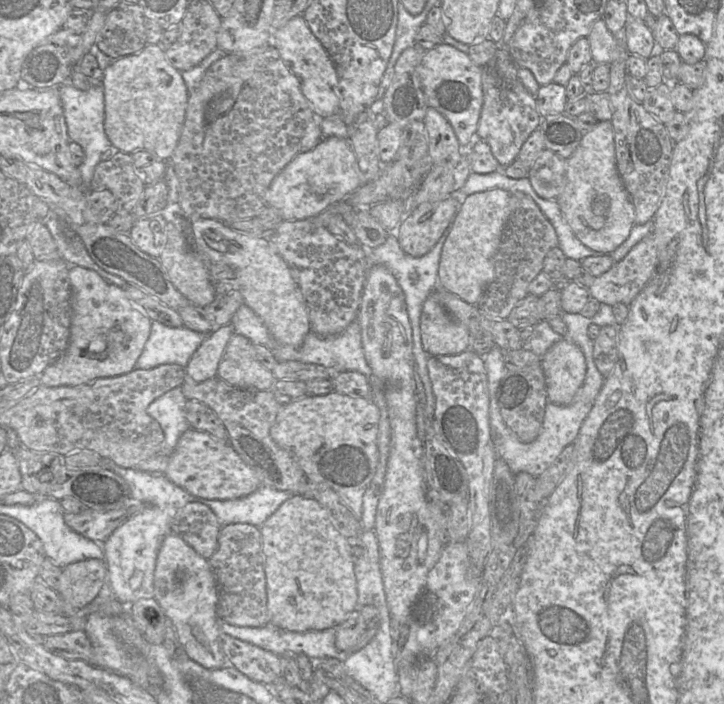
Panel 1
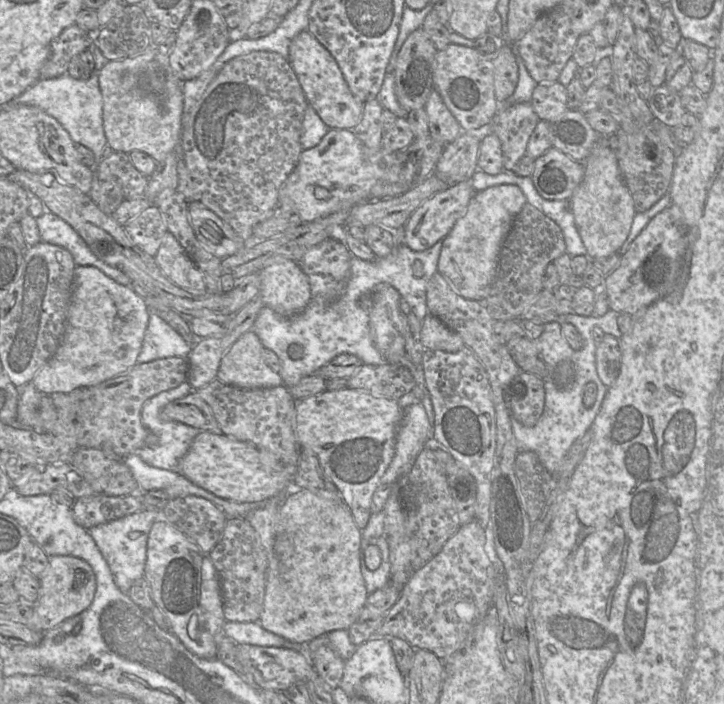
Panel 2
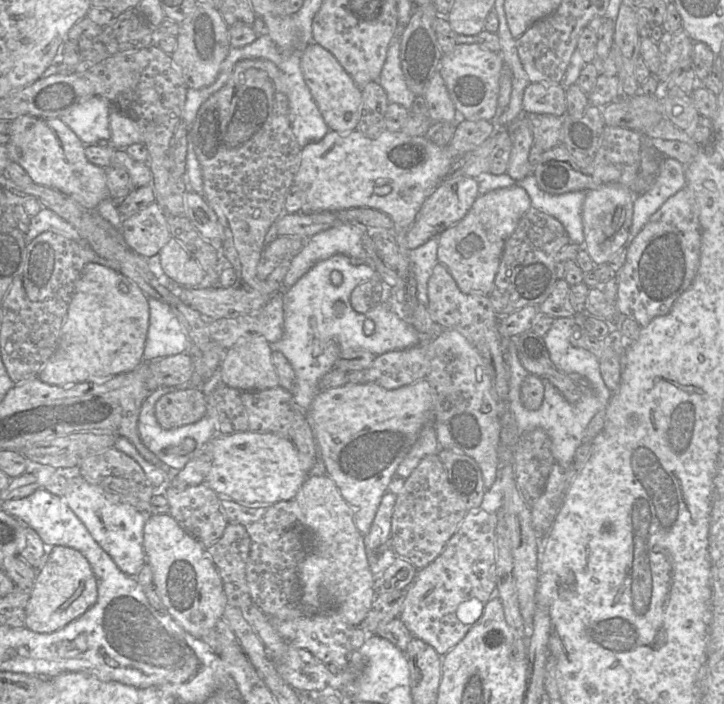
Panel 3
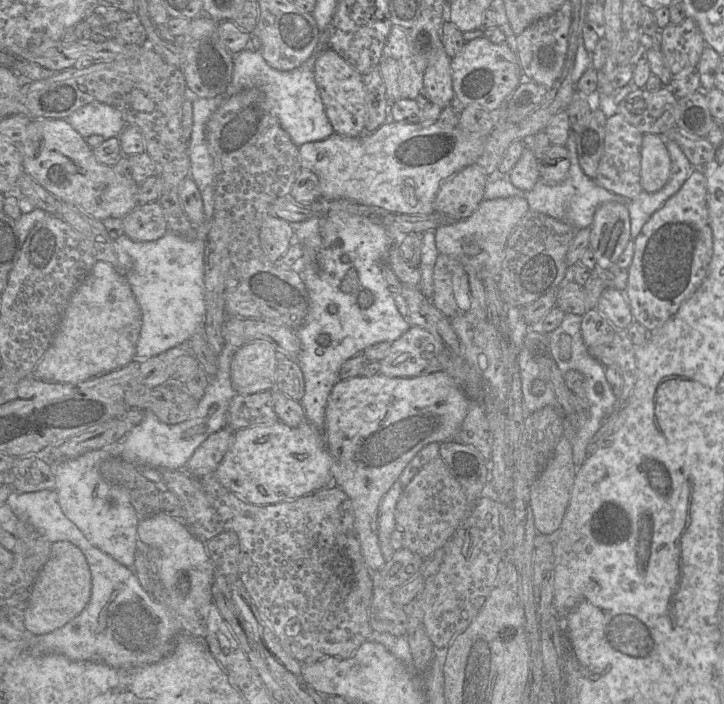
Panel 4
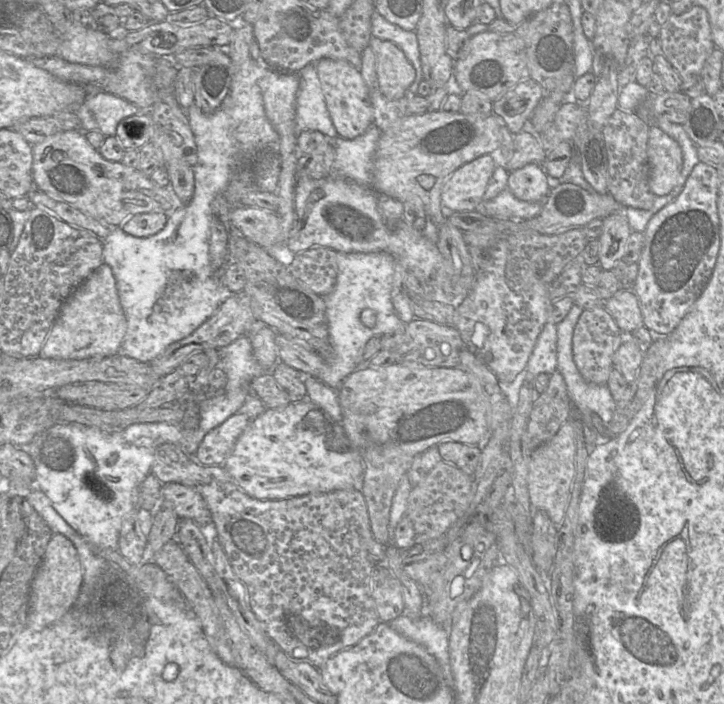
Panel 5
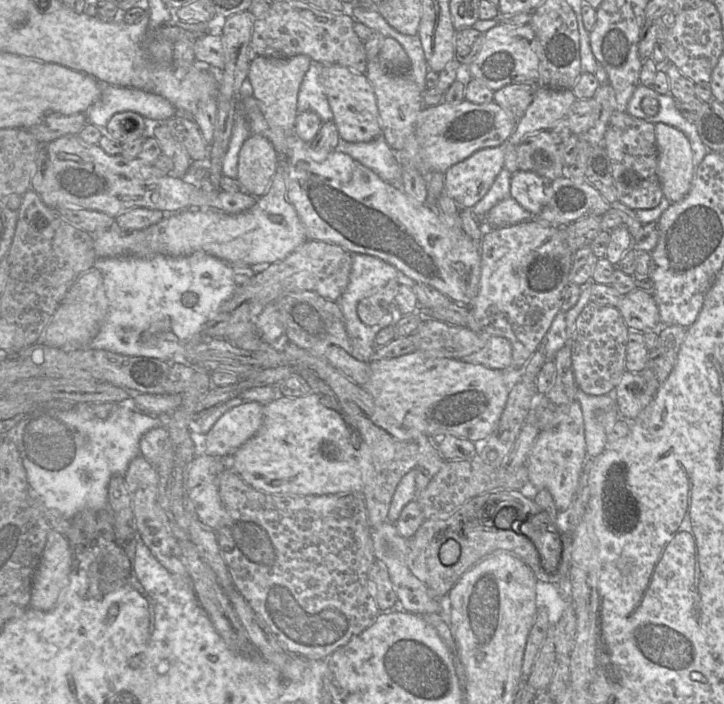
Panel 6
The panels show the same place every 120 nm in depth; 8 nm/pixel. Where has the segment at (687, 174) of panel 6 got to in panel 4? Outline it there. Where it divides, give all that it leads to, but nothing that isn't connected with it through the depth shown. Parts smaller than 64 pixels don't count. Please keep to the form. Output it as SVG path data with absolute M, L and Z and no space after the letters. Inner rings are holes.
M646 133L642 140L641 185L645 192L659 191L671 174L671 158L663 136Z

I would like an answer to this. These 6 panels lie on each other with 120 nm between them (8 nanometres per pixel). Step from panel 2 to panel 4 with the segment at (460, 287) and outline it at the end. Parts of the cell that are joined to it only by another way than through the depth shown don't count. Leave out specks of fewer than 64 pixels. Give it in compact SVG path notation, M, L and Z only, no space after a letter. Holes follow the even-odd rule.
M520 196L483 199L478 208L466 219L441 226L434 231L438 253L453 257L465 267L473 268L480 279L498 278L507 240L528 211L527 200Z

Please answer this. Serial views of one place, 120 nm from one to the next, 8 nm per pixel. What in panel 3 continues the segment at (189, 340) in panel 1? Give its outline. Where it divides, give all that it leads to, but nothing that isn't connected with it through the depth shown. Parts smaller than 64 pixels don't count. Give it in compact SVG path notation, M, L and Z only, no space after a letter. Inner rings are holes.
M148 297L149 327L143 352L143 362L186 353L188 337L170 307Z

